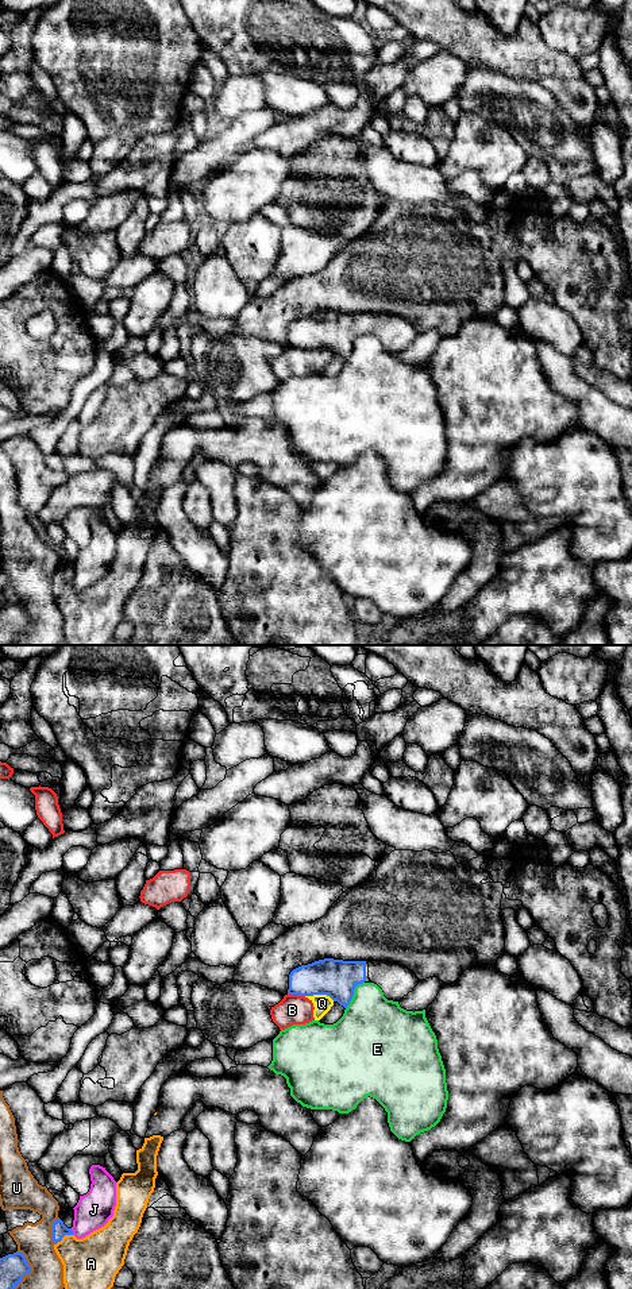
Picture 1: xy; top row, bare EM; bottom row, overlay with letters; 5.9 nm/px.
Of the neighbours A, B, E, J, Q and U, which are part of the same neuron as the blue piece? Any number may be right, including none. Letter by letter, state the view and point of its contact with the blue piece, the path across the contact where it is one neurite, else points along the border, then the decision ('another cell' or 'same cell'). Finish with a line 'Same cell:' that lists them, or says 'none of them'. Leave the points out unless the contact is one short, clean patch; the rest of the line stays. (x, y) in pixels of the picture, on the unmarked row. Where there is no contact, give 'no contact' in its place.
A: contact xy (62, 589); another cell
B: contact xy (296, 346); another cell
E: contact xy (353, 346); another cell
J: contact xy (72, 583); another cell
Q: contact xy (320, 346); border xy (305, 347), (328, 347), (334, 352); another cell
U: contact xy (29, 624); another cell
Same cell: none of them

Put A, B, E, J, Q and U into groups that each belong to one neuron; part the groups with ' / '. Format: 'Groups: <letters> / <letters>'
Groups: A / B Q / E / J / U

